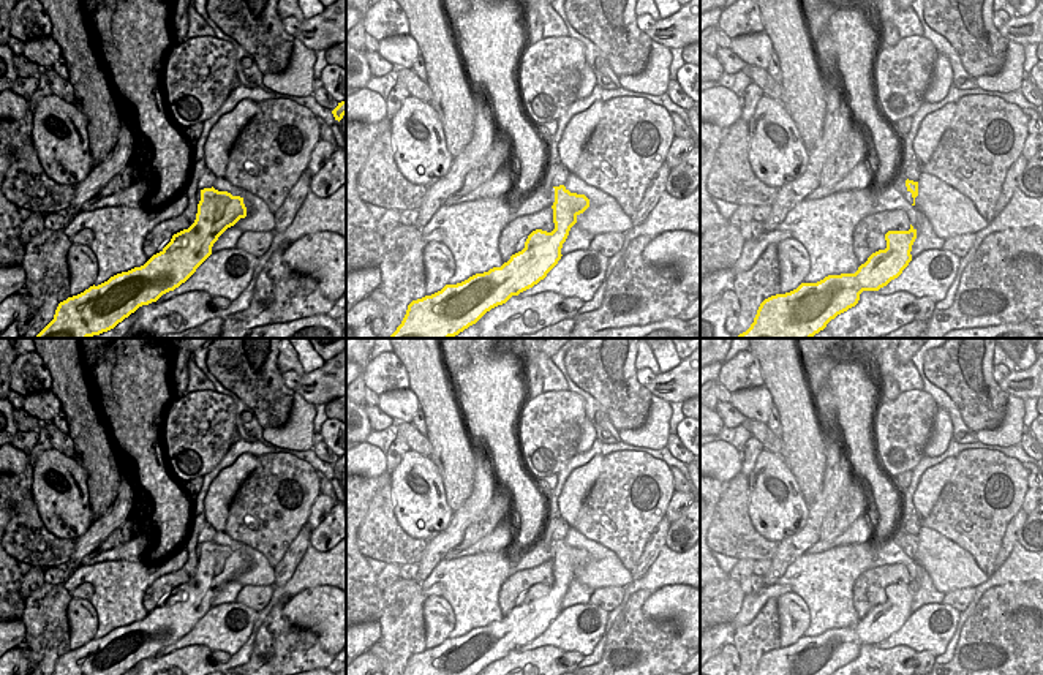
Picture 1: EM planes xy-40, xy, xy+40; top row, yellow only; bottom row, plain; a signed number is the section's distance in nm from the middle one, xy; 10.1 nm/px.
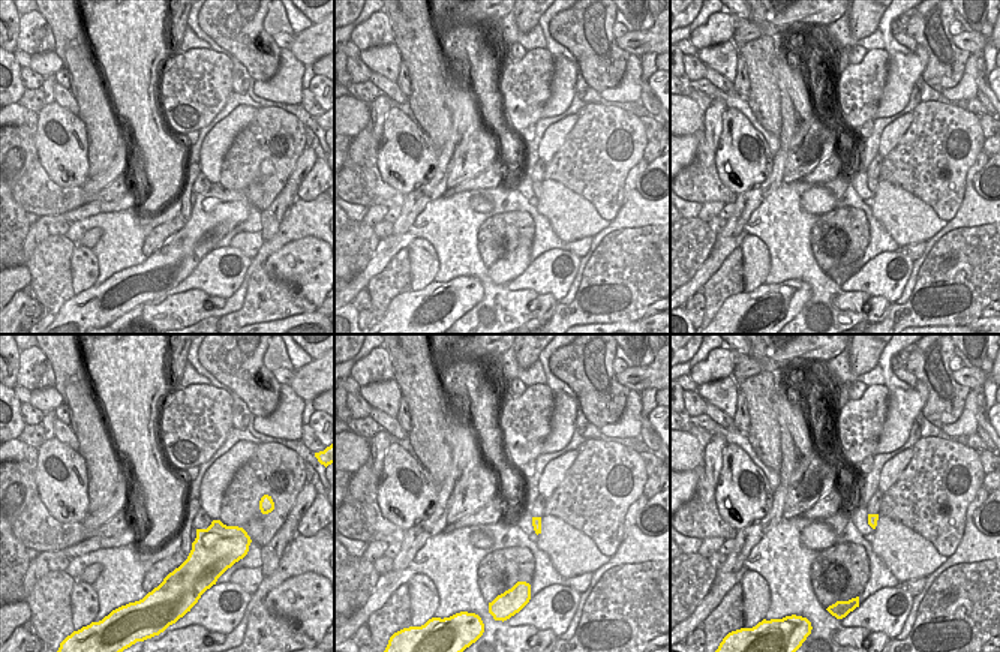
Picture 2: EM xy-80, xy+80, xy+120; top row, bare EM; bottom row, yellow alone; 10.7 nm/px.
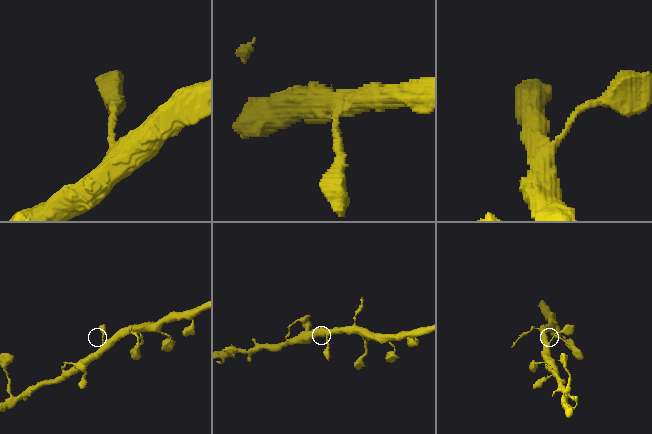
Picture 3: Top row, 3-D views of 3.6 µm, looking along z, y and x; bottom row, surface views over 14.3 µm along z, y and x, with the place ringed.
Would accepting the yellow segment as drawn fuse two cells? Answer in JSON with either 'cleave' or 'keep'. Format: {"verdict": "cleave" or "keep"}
{"verdict": "keep"}

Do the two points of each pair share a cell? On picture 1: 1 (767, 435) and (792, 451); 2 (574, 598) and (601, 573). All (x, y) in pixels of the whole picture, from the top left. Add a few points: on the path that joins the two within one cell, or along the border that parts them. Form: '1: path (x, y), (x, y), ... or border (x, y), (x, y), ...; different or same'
1: border (781, 438), (781, 449), (778, 452); different
2: border (576, 577), (593, 590); different

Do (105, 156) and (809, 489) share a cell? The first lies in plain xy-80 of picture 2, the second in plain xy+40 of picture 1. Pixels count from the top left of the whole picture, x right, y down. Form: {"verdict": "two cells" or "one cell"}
{"verdict": "one cell"}

